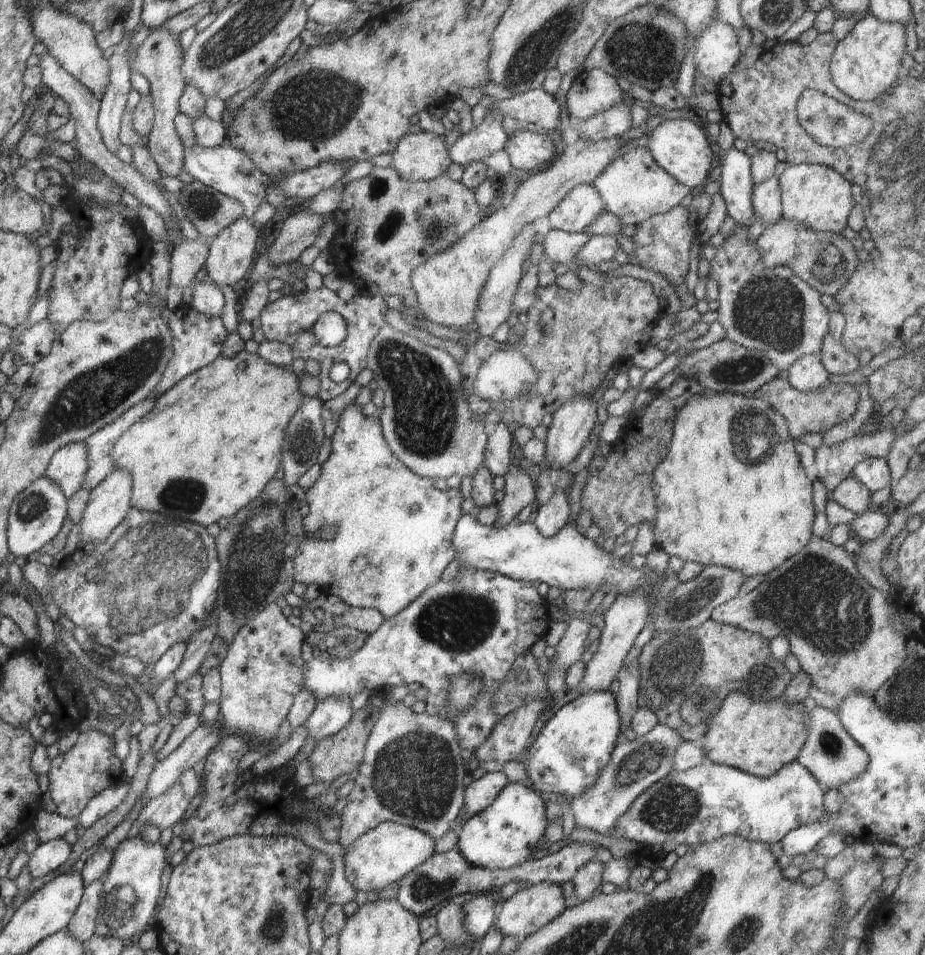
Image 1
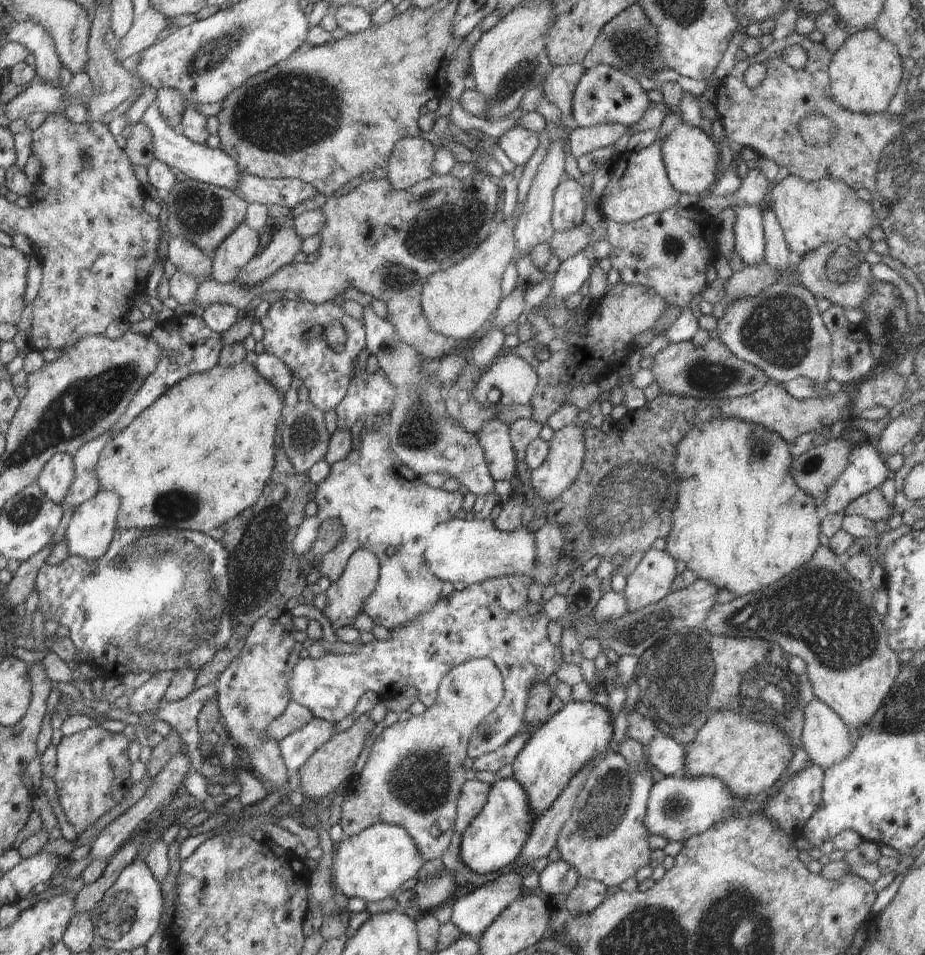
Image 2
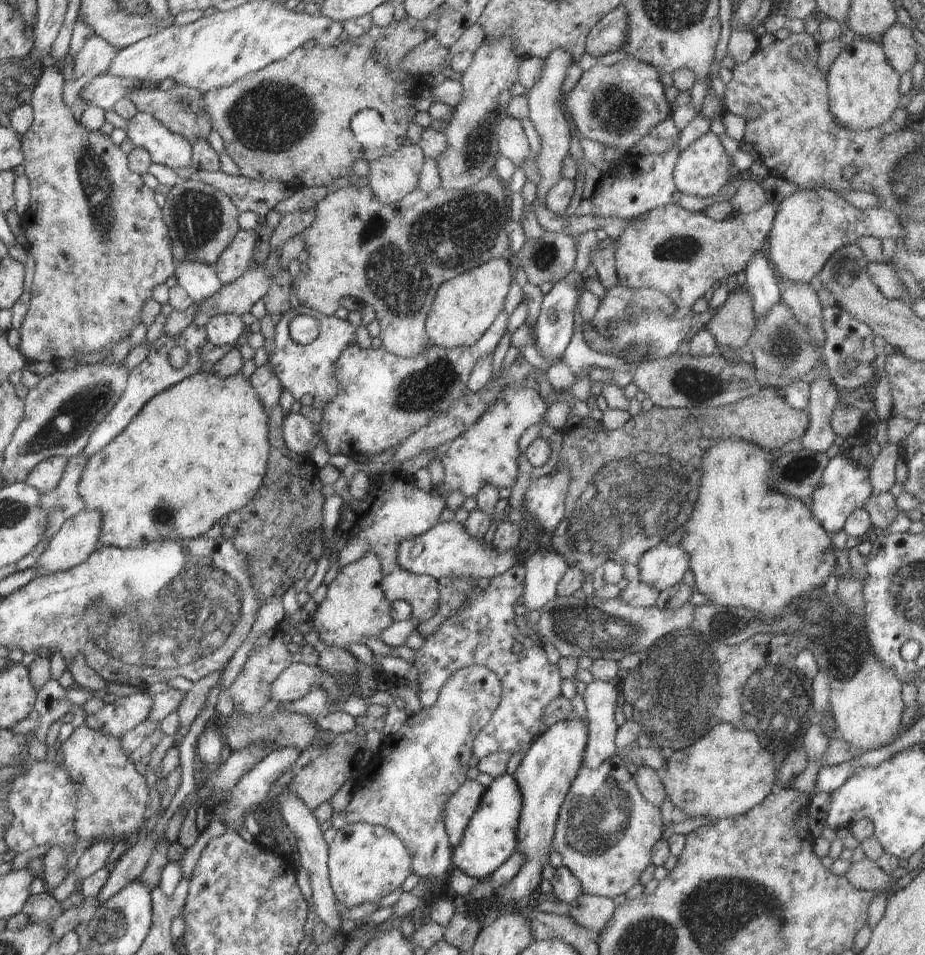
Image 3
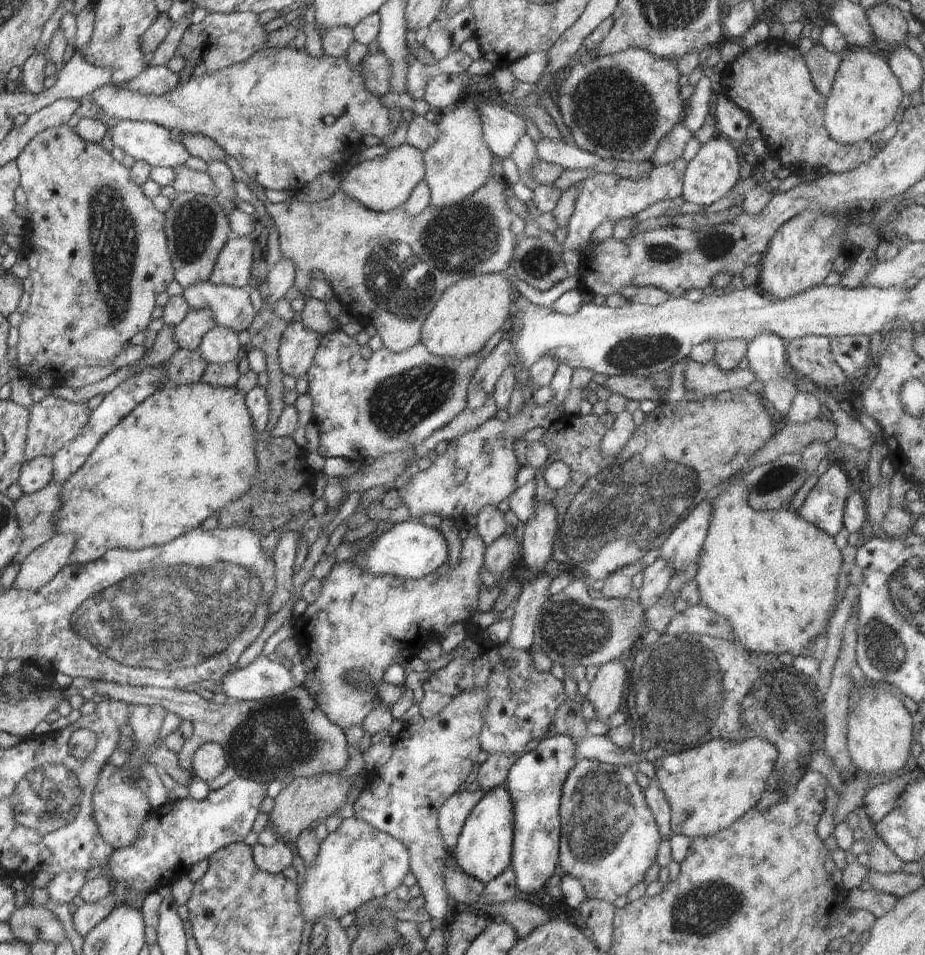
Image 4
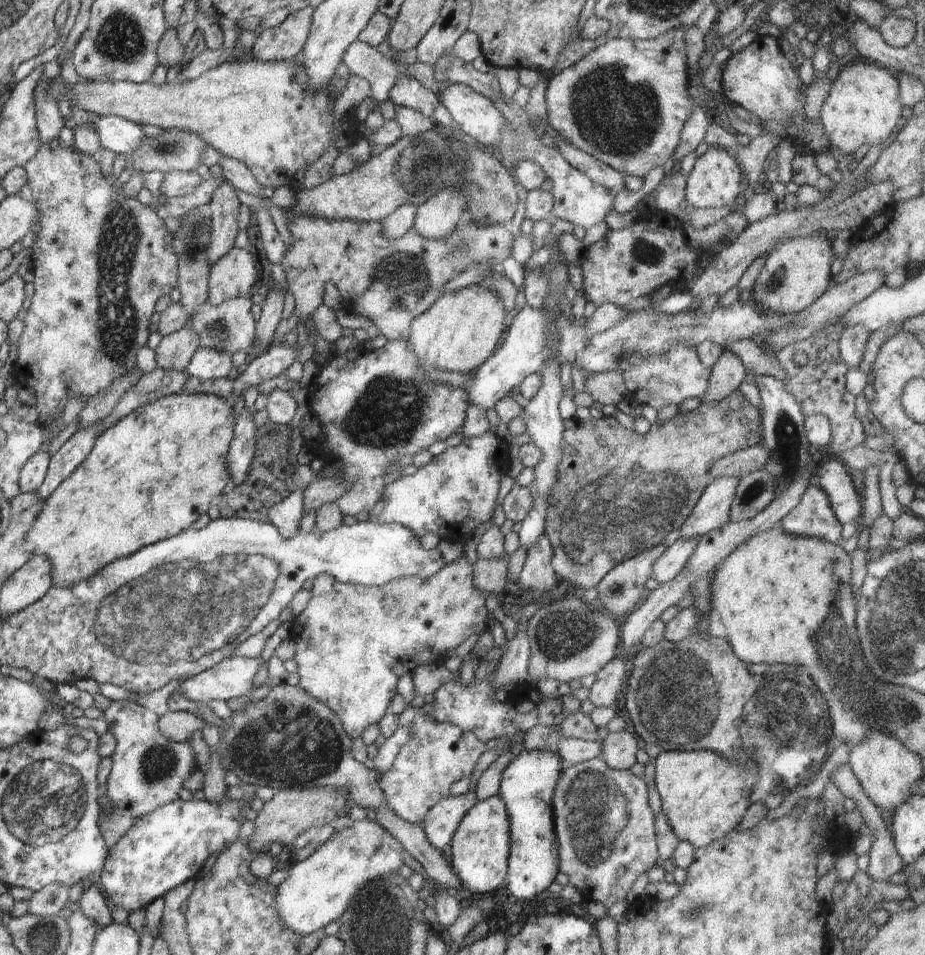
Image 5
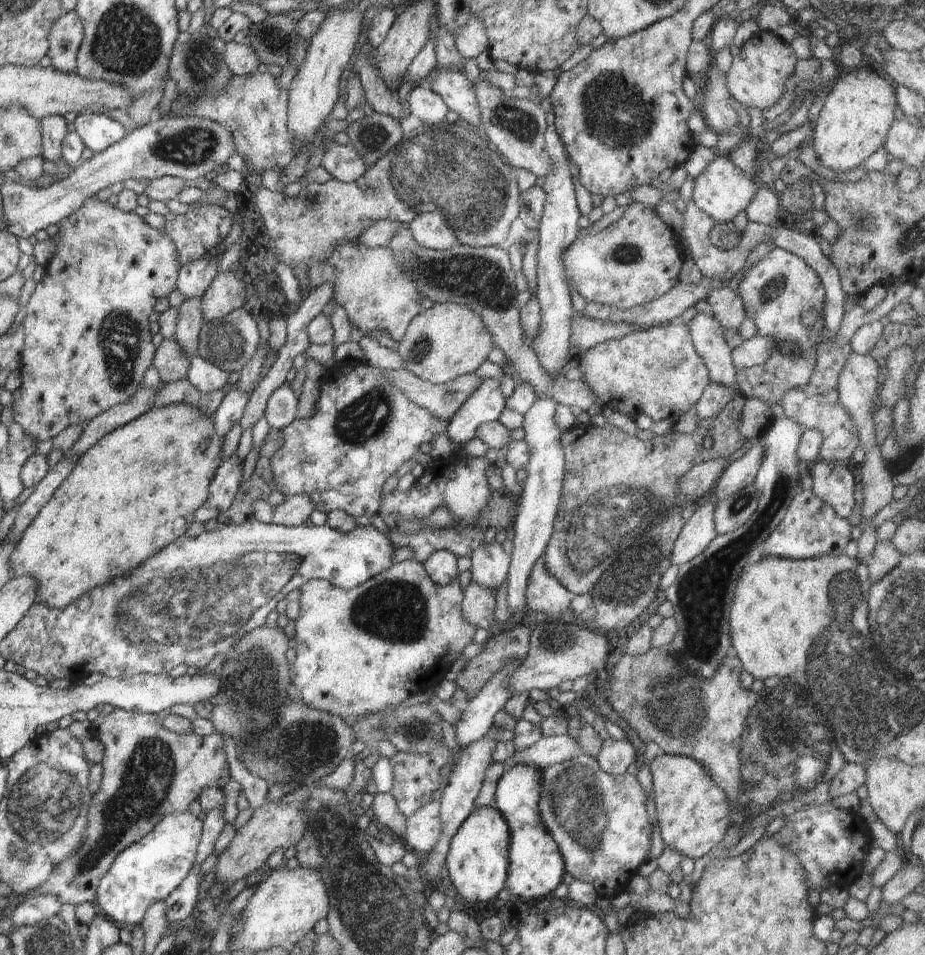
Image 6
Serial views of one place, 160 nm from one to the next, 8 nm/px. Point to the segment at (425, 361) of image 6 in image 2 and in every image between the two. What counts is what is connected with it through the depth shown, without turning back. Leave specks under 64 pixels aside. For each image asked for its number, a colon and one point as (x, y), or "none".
2: (457, 301)
3: (465, 307)
4: (468, 314)
5: (462, 329)

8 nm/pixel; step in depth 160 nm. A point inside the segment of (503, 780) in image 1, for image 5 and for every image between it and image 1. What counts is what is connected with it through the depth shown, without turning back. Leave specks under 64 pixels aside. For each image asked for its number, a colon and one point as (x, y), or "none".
2: (474, 793)
3: (463, 803)
4: (453, 813)
5: (440, 824)

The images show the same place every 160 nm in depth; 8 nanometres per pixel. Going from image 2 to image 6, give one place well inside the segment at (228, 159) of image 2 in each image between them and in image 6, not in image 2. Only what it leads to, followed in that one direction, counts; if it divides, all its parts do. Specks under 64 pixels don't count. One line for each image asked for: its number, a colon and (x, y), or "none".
3: (165, 147)
4: (146, 141)
5: (115, 133)
6: (98, 131)

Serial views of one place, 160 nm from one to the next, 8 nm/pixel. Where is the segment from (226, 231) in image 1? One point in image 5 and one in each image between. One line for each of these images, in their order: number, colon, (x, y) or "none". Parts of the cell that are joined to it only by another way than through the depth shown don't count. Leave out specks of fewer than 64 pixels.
2: (239, 247)
3: (233, 262)
4: (232, 268)
5: (233, 273)

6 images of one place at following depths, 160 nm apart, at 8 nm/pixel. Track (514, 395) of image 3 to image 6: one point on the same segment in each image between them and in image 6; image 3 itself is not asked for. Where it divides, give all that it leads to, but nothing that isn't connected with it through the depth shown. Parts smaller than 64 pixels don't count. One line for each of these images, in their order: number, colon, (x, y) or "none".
4: (479, 468)
5: (456, 491)
6: (461, 485)

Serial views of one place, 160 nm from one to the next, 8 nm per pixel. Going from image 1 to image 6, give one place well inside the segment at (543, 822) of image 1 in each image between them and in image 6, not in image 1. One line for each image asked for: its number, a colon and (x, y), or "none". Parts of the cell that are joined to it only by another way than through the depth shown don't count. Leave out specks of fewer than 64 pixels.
2: (494, 839)
3: (490, 838)
4: (483, 850)
5: (480, 846)
6: (477, 861)

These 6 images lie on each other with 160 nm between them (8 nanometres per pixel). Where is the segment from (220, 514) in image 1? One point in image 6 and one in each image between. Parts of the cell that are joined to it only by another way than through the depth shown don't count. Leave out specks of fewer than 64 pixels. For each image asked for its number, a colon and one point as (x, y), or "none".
2: (210, 437)
3: (195, 453)
4: (186, 451)
5: (149, 476)
6: (135, 491)

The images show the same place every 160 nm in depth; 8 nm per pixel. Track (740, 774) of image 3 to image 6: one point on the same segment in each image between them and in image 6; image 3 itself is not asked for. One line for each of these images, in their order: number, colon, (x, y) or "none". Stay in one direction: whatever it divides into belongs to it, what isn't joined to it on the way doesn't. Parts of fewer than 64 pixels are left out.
4: (720, 781)
5: (704, 796)
6: (694, 815)

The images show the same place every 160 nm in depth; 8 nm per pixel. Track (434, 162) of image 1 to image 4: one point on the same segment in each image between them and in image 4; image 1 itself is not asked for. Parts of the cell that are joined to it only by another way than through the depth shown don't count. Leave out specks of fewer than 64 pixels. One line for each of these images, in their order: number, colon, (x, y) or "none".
2: (411, 162)
3: (391, 177)
4: (385, 183)

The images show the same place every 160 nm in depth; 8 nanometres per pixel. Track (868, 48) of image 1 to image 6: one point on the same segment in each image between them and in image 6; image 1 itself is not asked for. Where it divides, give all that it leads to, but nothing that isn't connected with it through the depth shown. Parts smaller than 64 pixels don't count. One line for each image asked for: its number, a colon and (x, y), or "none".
2: (865, 72)
3: (862, 86)
4: (866, 95)
5: (863, 105)
6: (858, 112)

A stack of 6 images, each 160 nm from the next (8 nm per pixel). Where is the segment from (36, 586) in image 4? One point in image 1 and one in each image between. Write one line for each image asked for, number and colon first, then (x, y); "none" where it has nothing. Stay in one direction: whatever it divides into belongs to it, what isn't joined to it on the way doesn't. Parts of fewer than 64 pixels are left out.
1: (109, 502)
2: (90, 531)
3: (78, 537)

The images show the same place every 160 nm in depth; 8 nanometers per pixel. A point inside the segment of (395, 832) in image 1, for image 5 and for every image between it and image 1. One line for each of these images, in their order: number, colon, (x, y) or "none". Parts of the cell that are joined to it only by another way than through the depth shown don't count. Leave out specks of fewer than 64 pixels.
2: (371, 865)
3: (366, 862)
4: (356, 862)
5: (318, 890)

